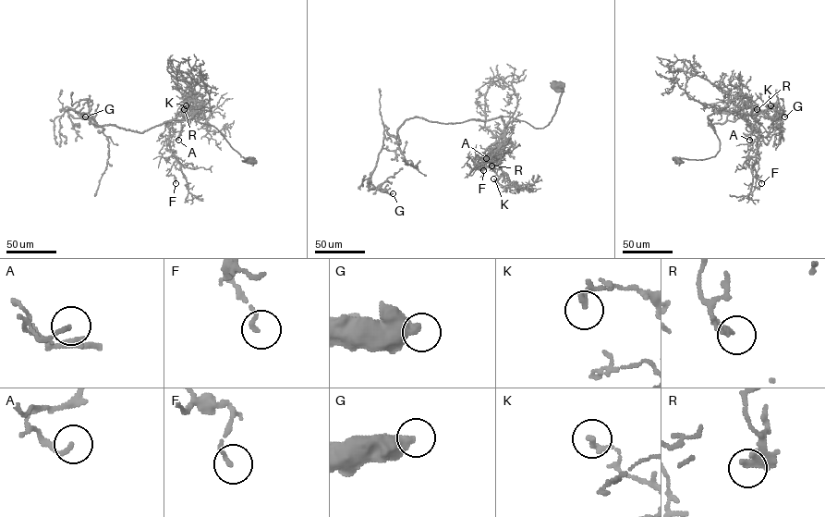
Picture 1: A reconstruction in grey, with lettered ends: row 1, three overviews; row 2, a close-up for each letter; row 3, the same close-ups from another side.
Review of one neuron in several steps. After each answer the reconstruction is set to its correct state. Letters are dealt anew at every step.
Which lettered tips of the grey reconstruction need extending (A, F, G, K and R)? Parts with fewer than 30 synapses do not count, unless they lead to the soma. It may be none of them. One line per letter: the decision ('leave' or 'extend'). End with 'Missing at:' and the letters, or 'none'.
A: leave
F: leave
G: leave
K: leave
R: leave
Missing at: none

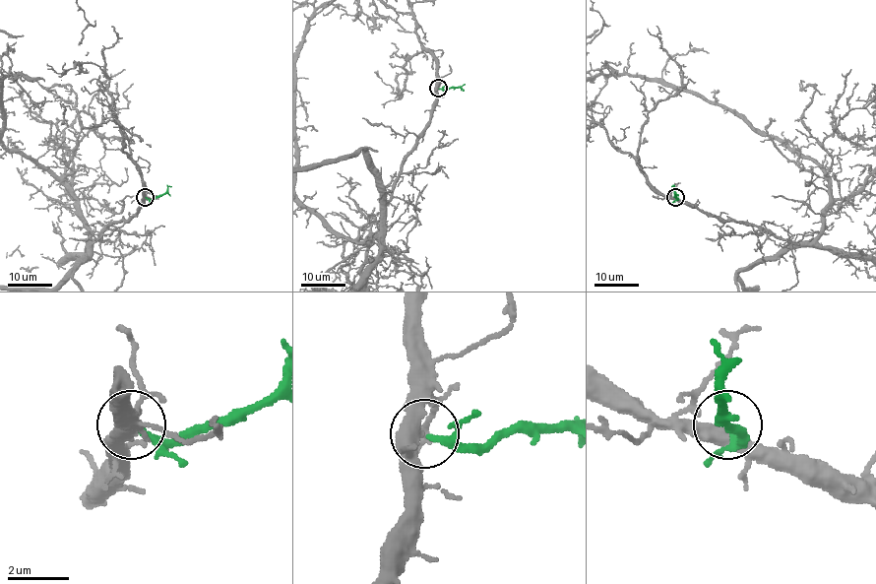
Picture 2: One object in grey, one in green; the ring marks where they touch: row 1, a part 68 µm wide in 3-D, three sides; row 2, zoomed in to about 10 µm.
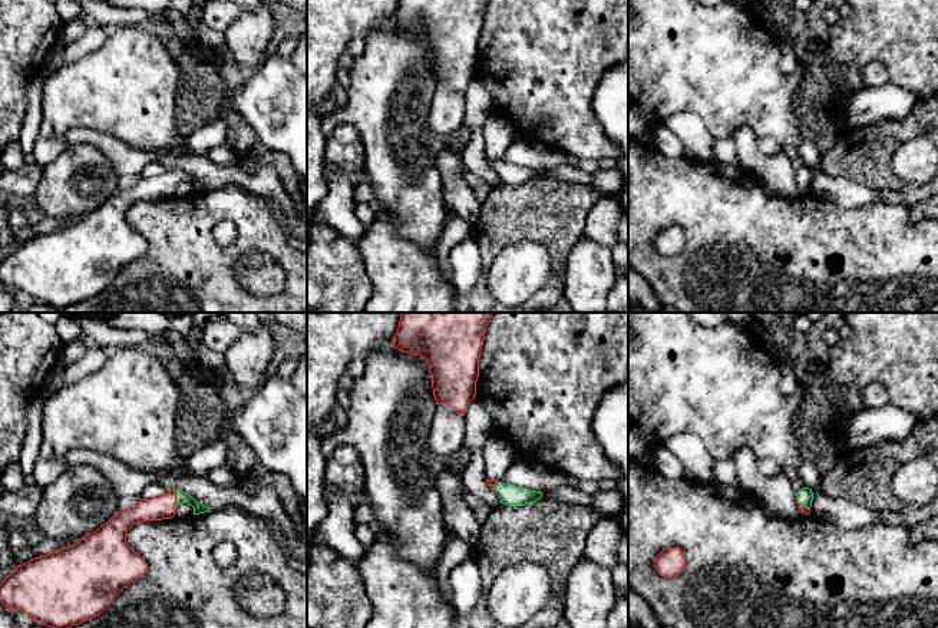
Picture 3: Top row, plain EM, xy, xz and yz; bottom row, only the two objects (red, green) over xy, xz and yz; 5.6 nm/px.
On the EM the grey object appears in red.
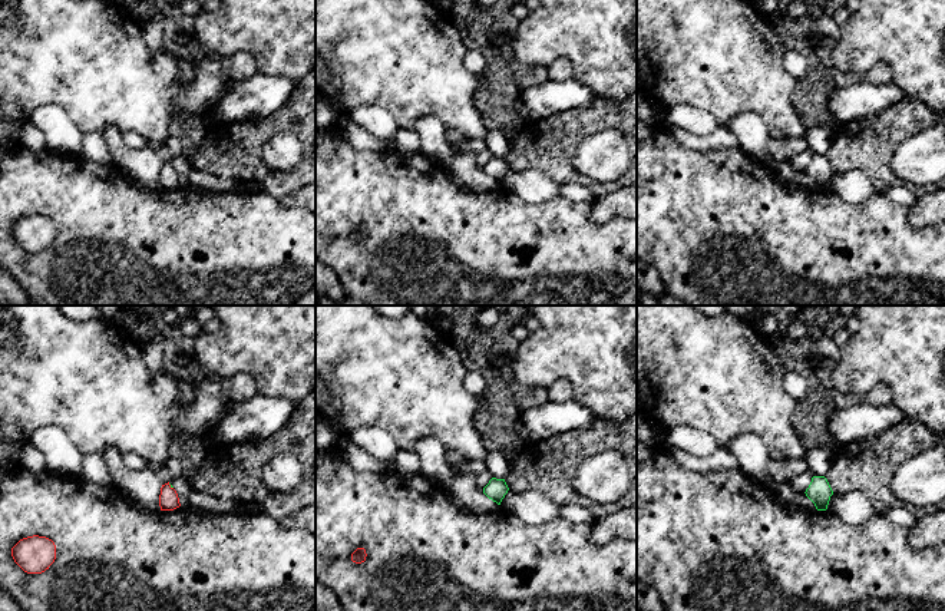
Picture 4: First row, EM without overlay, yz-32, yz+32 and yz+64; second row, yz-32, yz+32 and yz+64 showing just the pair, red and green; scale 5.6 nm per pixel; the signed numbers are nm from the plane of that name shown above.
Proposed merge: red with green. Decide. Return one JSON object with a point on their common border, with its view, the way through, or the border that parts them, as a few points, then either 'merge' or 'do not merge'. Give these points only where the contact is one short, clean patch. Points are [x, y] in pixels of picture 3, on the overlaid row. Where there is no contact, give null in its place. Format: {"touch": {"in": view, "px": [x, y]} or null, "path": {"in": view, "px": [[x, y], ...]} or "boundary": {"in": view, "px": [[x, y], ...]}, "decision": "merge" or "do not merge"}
{"touch": {"in": "xy", "px": [175, 498]}, "decision": "merge"}

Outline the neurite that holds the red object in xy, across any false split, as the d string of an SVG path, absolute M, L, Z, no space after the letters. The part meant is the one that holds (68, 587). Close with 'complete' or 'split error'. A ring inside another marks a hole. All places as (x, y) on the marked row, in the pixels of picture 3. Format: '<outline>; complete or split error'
M168 490L159 498L141 499L135 508L118 512L105 525L67 548L30 559L19 565L0 584L0 602L9 611L22 611L36 624L50 628L70 628L100 615L129 584L139 579L148 563L126 543L128 531L145 520L162 520L175 516L176 508L188 503L194 515L211 512L182 490Z; split error

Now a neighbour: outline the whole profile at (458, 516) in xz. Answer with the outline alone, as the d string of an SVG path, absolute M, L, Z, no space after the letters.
M439 470L436 485L445 510L445 525L463 542L475 546L480 538L482 525L463 500L462 476L452 475L447 470Z

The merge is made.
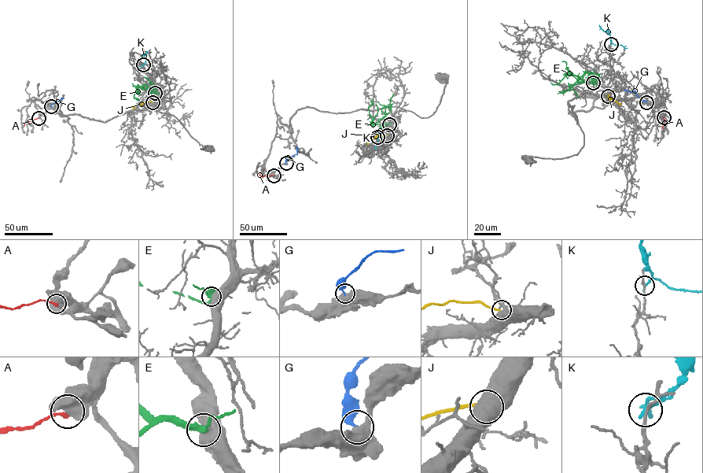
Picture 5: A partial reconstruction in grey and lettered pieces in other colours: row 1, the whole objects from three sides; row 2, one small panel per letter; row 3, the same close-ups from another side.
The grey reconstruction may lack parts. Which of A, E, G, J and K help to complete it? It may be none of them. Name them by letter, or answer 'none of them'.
E

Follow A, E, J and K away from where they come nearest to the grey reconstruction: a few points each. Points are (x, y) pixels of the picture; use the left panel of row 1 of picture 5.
A: (38, 118), (24, 126)
E: (155, 93), (138, 86), (139, 92), (134, 94), (137, 101)
J: (152, 102), (145, 101), (132, 108)
K: (143, 64), (147, 50)

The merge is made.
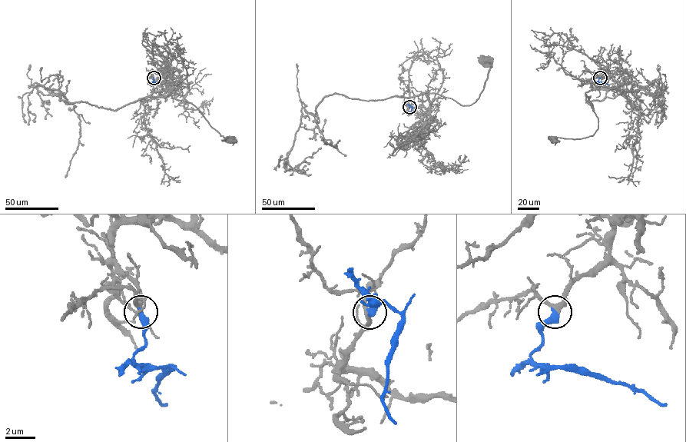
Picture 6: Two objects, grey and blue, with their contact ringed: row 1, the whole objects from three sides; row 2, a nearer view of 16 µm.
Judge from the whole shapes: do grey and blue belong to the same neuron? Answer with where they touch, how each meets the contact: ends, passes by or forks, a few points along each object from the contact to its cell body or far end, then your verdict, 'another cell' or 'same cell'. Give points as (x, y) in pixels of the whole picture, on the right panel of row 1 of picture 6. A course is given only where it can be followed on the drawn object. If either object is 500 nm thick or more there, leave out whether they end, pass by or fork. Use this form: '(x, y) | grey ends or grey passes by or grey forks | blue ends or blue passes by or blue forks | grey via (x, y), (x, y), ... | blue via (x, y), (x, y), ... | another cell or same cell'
(600, 78) | grey passes by | blue ends | grey via (600, 78), (605, 71), (608, 74), (604, 84), (585, 95), (598, 117), (595, 131), (581, 138), (554, 140) | blue via (600, 78), (598, 81), (608, 84) | same cell

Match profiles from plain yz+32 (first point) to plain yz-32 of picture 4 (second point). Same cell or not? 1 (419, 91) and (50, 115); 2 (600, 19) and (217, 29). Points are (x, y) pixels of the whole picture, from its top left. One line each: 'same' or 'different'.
1: different
2: same

